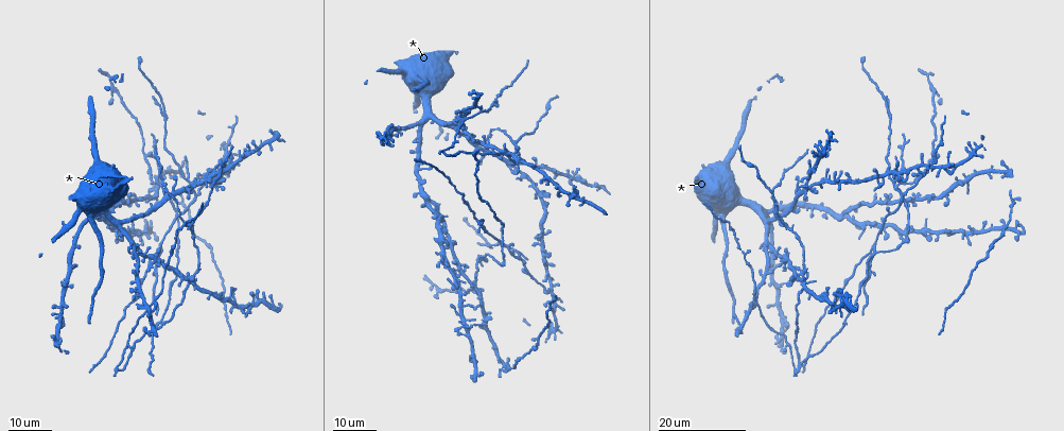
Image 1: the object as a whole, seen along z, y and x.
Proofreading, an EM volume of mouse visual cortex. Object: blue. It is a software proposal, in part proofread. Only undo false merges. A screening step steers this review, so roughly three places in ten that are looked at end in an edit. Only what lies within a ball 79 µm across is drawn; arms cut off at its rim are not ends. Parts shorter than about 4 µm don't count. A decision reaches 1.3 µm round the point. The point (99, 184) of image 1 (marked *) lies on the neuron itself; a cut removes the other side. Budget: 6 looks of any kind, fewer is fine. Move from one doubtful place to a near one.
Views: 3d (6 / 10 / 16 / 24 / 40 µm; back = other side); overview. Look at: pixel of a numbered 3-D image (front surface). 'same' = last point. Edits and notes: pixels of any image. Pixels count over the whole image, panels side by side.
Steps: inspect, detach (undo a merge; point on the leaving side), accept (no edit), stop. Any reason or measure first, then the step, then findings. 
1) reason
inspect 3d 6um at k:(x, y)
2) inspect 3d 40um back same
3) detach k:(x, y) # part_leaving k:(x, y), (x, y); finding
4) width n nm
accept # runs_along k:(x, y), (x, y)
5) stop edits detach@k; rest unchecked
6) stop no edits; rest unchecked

small branch off a trunk
inspect 3d 16um at 1:(516, 160)

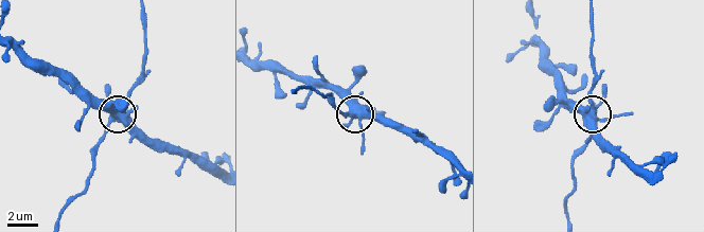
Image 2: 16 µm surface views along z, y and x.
closer look
inspect 3d 6um at 2:(349, 112)

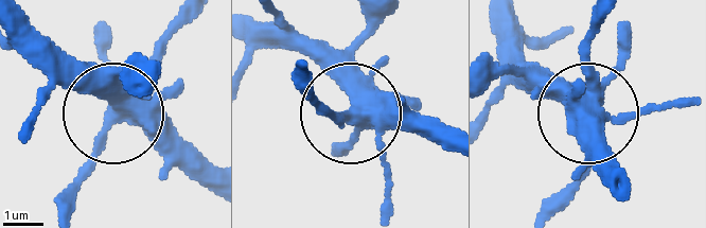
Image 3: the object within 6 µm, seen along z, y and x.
accept # runs_along 3:(25, 19), (113, 107), (164, 33); one neuron here

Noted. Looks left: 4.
four or more arms meet
inspect 3d 16um at 1:(188, 226)

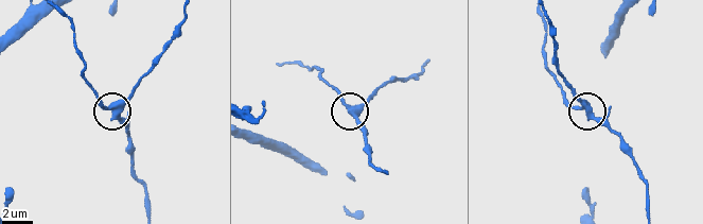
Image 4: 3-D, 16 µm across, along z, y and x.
inspect 3d 10um at 4:(348, 108)

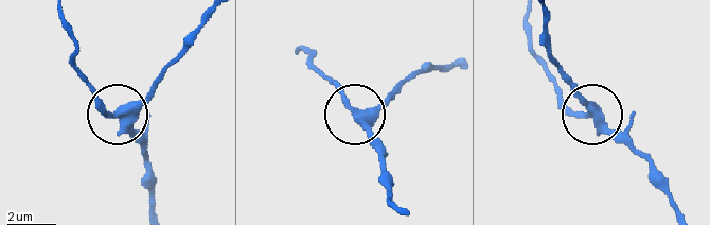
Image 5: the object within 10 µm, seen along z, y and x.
arms 4
accept # runs_along 5:(154, 210), (143, 143), (81, 79); continuous, no second neuron

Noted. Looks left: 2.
thin arm on a thick one
inspect 3d 16um at 1:(902, 195)

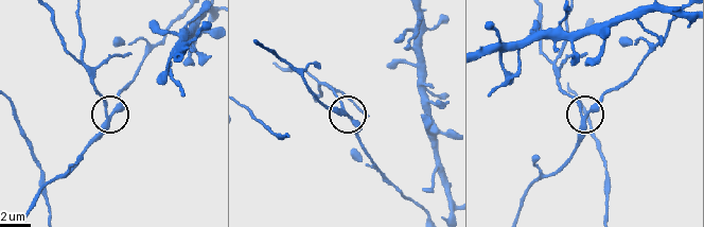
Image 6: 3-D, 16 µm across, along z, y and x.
inspect 3d 6um at 6:(107, 114)

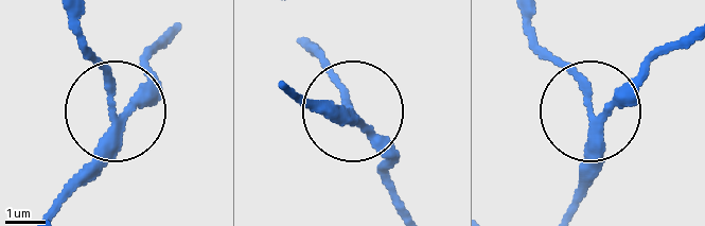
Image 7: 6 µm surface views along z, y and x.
arms 3
accept # runs_along 7:(397, 210), (387, 149), (319, 51); all the same neuron

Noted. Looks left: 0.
stop no edits; rest unchecked

